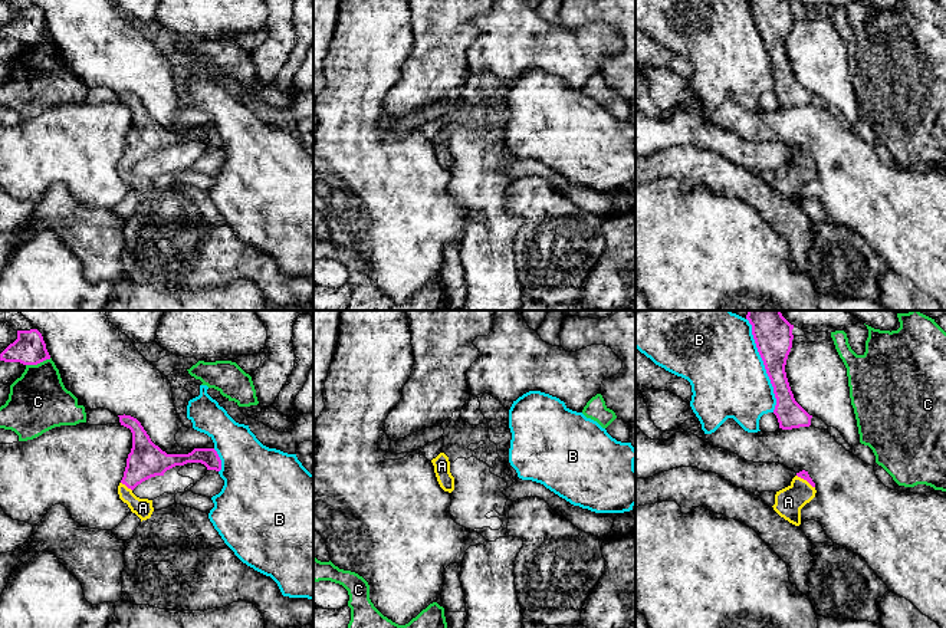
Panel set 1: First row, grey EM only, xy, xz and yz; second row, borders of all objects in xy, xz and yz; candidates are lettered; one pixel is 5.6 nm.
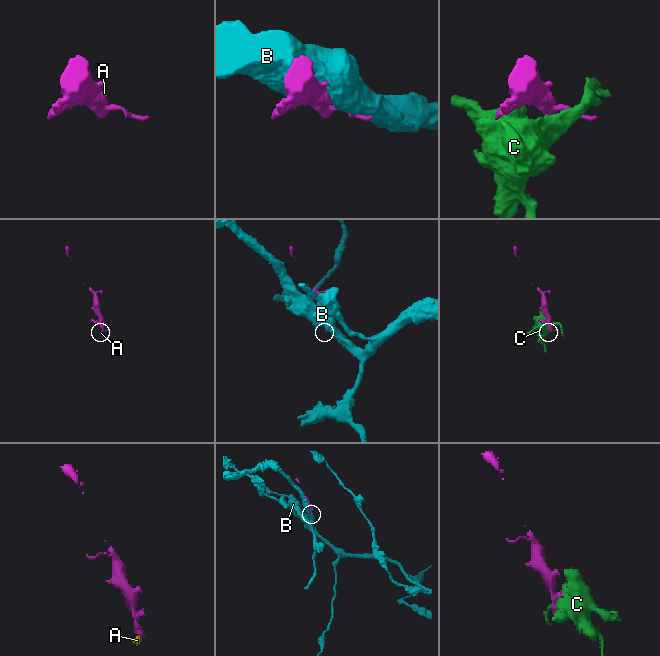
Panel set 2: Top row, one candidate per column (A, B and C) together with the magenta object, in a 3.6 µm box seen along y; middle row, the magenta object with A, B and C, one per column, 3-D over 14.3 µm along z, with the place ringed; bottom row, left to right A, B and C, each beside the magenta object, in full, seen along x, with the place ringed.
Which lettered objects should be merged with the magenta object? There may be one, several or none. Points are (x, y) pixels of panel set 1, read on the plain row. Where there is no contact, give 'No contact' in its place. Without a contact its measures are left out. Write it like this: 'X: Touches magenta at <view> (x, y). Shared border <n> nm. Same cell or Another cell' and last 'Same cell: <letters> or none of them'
A: Touches magenta at yz (805, 157). Shared border 130 nm. Same cell
B: Touches magenta at yz (765, 45). Shared border 500 nm. Another cell
C: Touches magenta at xy (38, 40). Shared border 150 nm. Another cell
Same cell: A

